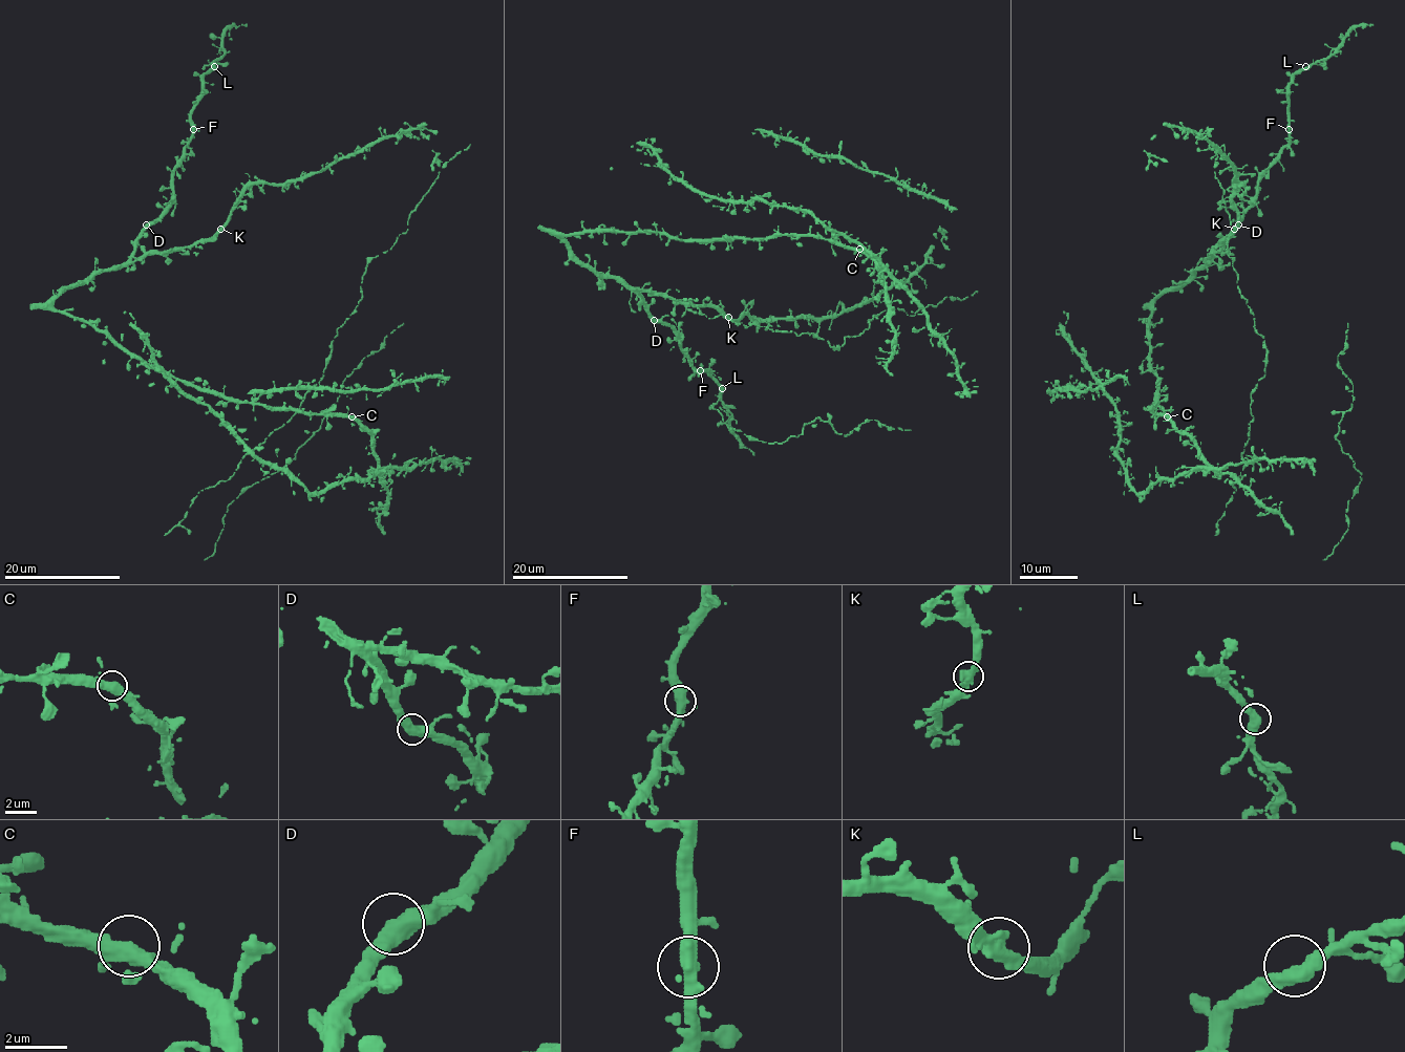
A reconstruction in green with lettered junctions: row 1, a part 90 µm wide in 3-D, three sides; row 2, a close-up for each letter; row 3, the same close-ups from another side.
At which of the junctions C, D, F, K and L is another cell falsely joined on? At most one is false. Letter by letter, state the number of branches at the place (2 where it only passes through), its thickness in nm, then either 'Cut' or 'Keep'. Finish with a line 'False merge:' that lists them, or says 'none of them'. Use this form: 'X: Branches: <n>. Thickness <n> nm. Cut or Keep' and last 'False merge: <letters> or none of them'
C: Branches: 2. Thickness 480 nm. Keep
D: Branches: 2. Thickness 440 nm. Keep
F: Branches: 2. Thickness 480 nm. Keep
K: Branches: 2. Thickness 480 nm. Keep
L: Branches: 2. Thickness 480 nm. Keep
False merge: none of them

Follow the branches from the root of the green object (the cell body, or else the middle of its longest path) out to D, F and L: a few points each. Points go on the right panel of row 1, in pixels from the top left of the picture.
D: (1220, 248), (1208, 257), (1238, 224)
F: (1220, 248), (1208, 257), (1238, 226), (1243, 211), (1255, 198), (1257, 180), (1289, 142), (1289, 129)
L: (1220, 248), (1208, 257), (1238, 226), (1243, 211), (1255, 198), (1257, 180), (1290, 141), (1289, 84), (1305, 66)

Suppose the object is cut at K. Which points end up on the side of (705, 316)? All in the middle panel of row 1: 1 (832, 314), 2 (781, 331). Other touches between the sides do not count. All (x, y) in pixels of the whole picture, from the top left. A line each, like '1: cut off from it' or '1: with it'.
1: cut off from it
2: with it

